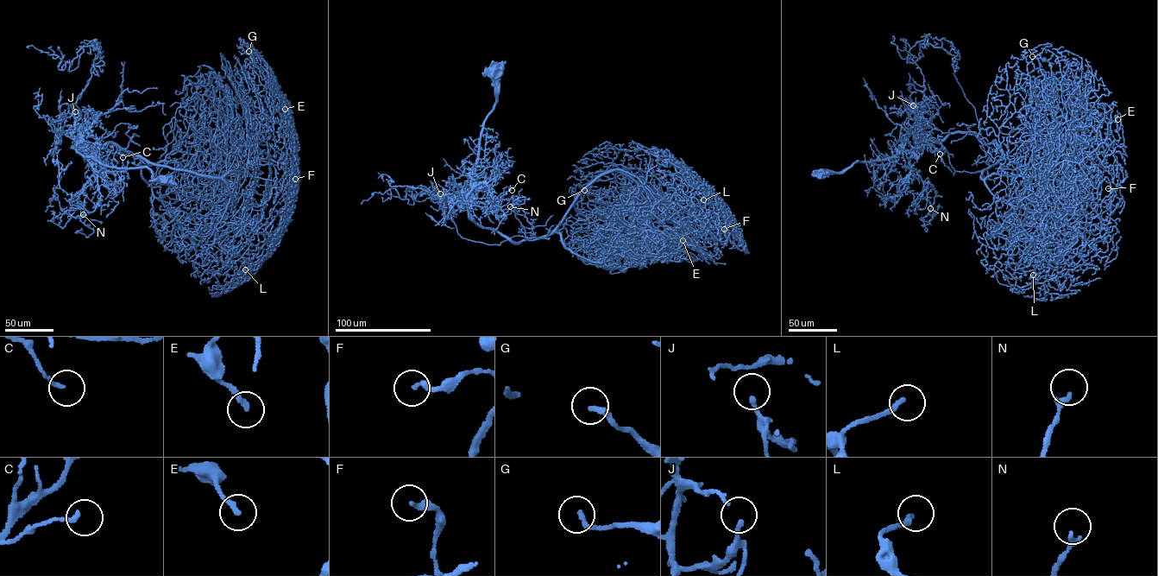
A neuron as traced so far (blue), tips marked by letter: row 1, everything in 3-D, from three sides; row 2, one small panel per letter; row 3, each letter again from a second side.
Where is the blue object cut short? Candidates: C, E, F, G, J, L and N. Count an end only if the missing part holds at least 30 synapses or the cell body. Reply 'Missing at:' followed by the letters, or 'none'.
Missing at: J

